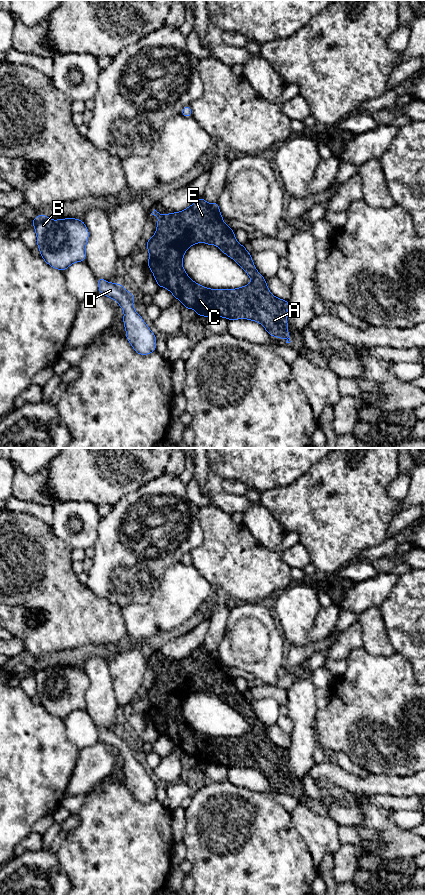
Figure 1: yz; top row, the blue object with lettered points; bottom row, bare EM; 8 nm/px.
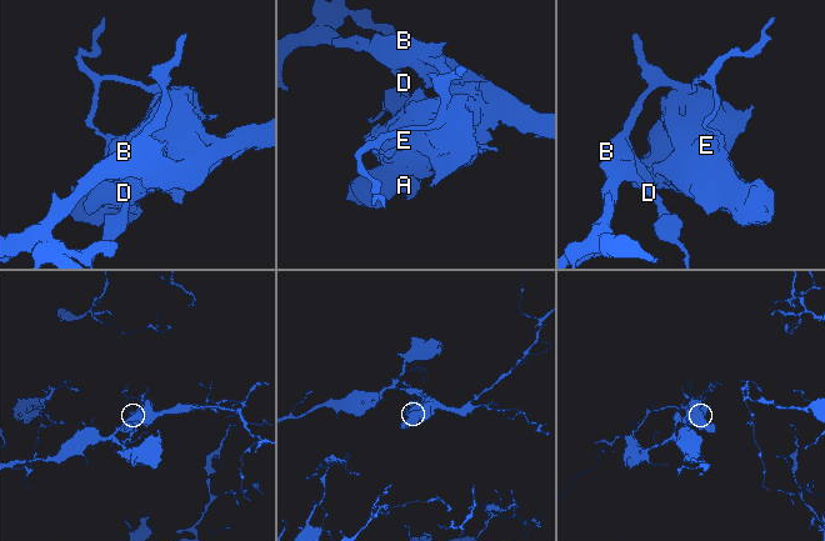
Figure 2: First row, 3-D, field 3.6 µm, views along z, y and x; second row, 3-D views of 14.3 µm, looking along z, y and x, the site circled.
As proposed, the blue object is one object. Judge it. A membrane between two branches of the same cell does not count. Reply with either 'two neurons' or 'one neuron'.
two neurons

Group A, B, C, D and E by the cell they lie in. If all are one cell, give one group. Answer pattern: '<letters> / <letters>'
A C E / B D

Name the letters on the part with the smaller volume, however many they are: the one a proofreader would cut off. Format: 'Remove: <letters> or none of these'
Remove: A, C, E

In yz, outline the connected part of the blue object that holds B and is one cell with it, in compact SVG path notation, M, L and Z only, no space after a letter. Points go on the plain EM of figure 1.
M41 662L32 671L40 704L51 715L64 719L73 711L86 708L89 679L84 669L76 666L51 668Z

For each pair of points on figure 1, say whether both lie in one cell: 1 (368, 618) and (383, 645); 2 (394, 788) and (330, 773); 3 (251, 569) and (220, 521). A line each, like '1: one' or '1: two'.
1: one
2: one
3: one

